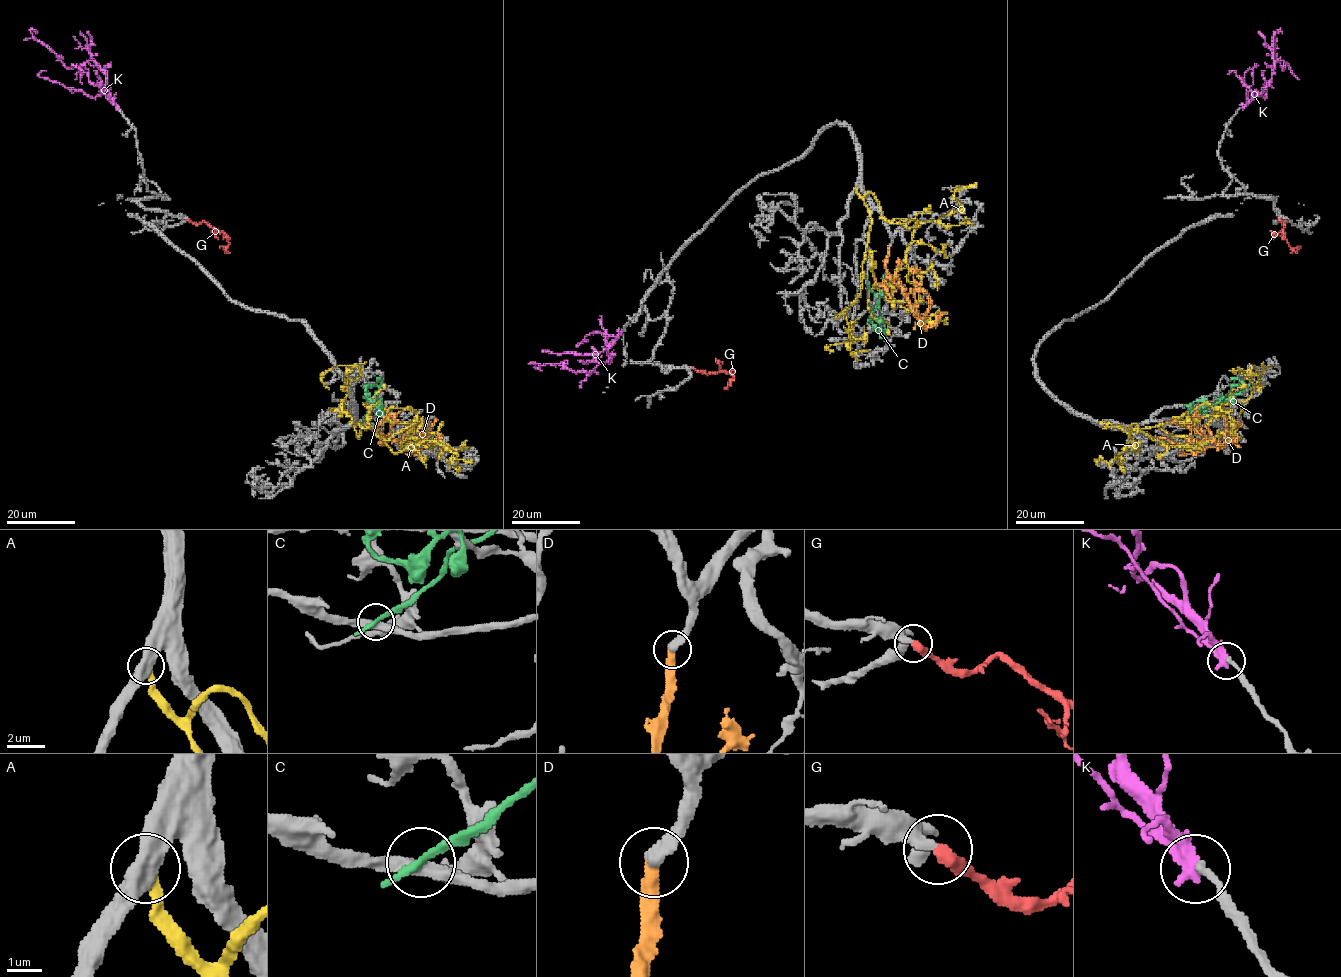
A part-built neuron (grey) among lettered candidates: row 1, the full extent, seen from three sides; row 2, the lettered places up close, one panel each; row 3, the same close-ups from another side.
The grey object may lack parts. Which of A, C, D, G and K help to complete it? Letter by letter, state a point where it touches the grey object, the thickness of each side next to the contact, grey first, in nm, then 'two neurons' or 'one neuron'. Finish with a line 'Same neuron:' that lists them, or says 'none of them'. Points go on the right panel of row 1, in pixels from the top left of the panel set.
A: meets grey at (1099, 423); 550 nm thick on the grey side, 360 nm on the other; two neurons
C: meets grey at (1190, 423); 380 nm thick on the grey side, 200 nm on the other; two neurons
D: meets grey at (1159, 437); 420 nm thick on the grey side, 400 nm on the other; one neuron
G: meets grey at (1279, 219); 360 nm thick on the grey side, 360 nm on the other; one neuron
K: meets grey at (1242, 107); 200 nm thick on the grey side, 440 nm on the other; two neurons
Same neuron: D, G

